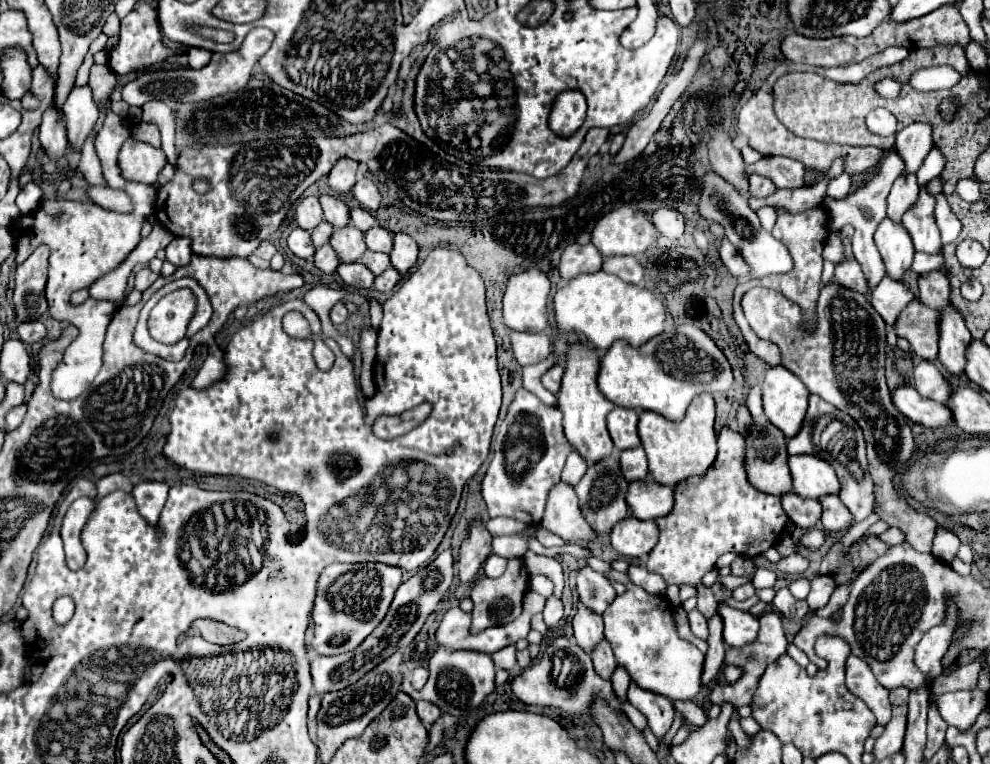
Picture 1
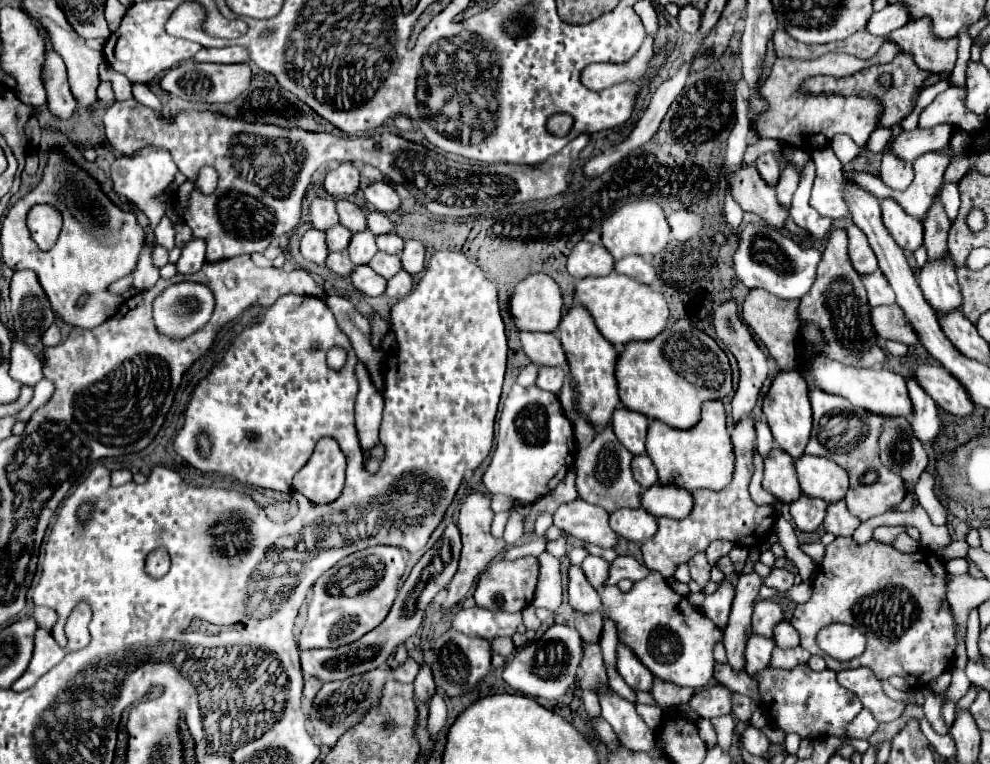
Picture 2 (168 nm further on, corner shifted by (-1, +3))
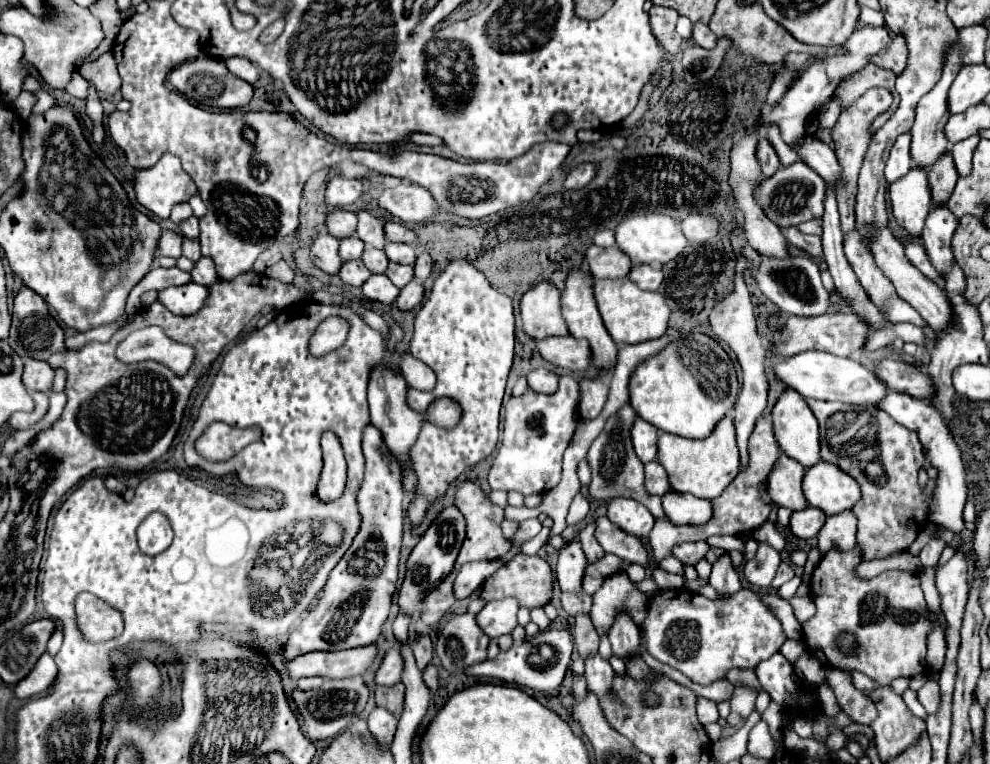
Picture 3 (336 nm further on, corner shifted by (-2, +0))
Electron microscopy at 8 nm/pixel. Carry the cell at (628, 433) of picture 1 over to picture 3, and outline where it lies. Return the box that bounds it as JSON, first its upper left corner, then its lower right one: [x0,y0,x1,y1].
[632,419,658,463]

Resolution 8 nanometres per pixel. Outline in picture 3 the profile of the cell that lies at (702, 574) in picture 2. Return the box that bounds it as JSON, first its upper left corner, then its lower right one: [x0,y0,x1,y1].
[672,541,708,565]

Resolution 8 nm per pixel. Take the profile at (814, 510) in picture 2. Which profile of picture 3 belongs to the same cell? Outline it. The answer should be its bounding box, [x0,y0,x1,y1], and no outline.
[790,507,826,541]

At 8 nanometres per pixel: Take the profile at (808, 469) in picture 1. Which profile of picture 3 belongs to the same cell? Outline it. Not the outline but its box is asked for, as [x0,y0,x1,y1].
[804,463,860,515]

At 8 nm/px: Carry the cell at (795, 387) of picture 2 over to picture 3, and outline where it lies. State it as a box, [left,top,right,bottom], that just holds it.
[772,389,820,467]

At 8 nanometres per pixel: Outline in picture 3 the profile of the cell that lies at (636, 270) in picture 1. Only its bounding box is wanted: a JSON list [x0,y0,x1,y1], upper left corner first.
[628,265,664,291]

